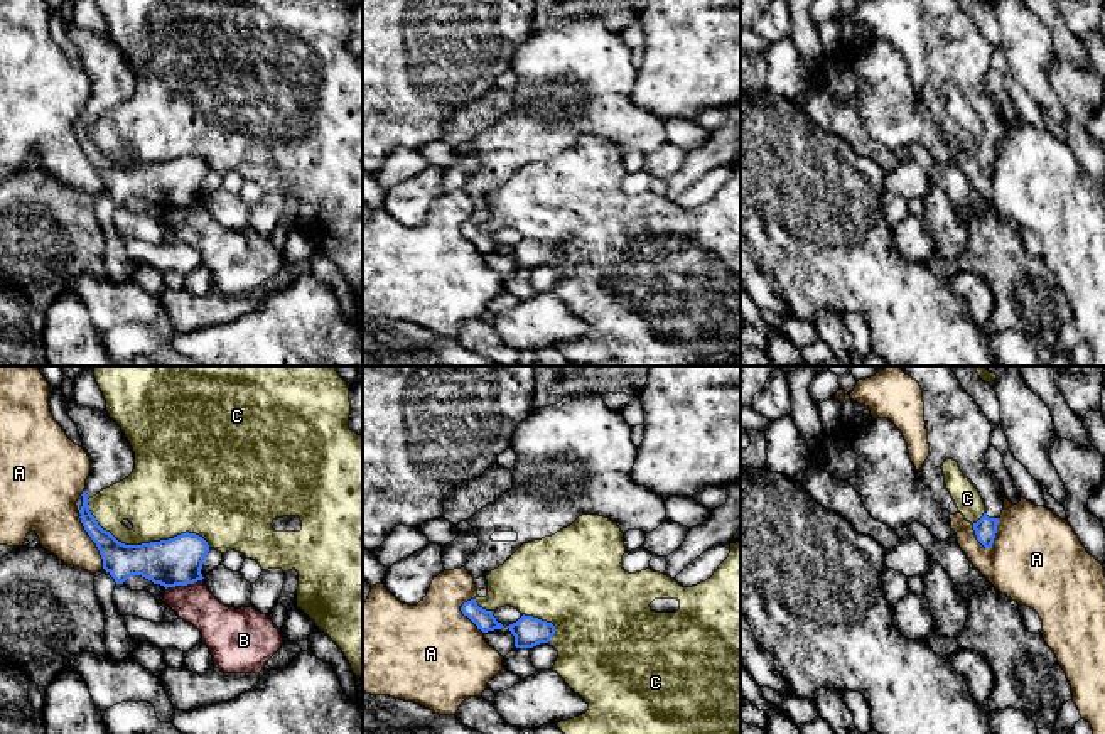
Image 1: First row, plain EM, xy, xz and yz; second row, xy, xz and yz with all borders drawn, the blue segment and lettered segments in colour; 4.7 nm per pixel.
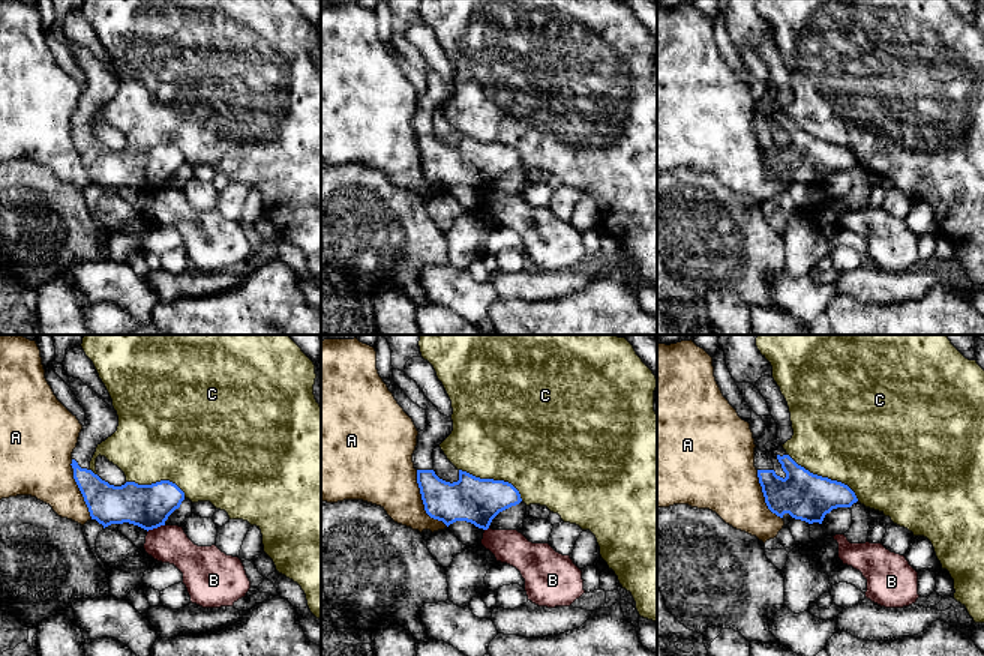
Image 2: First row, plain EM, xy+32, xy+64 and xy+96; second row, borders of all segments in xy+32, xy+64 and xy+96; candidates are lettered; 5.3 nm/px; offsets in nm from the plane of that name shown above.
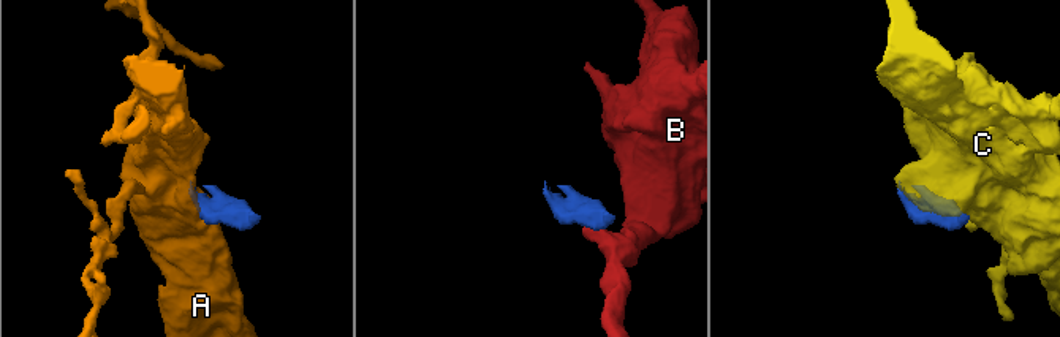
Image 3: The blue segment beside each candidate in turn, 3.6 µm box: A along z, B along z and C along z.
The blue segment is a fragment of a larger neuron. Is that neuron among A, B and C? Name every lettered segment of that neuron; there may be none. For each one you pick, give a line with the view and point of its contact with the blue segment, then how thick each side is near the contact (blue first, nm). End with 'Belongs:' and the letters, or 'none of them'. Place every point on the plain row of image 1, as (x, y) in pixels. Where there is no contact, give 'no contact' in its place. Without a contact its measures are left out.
Belongs: none of them

